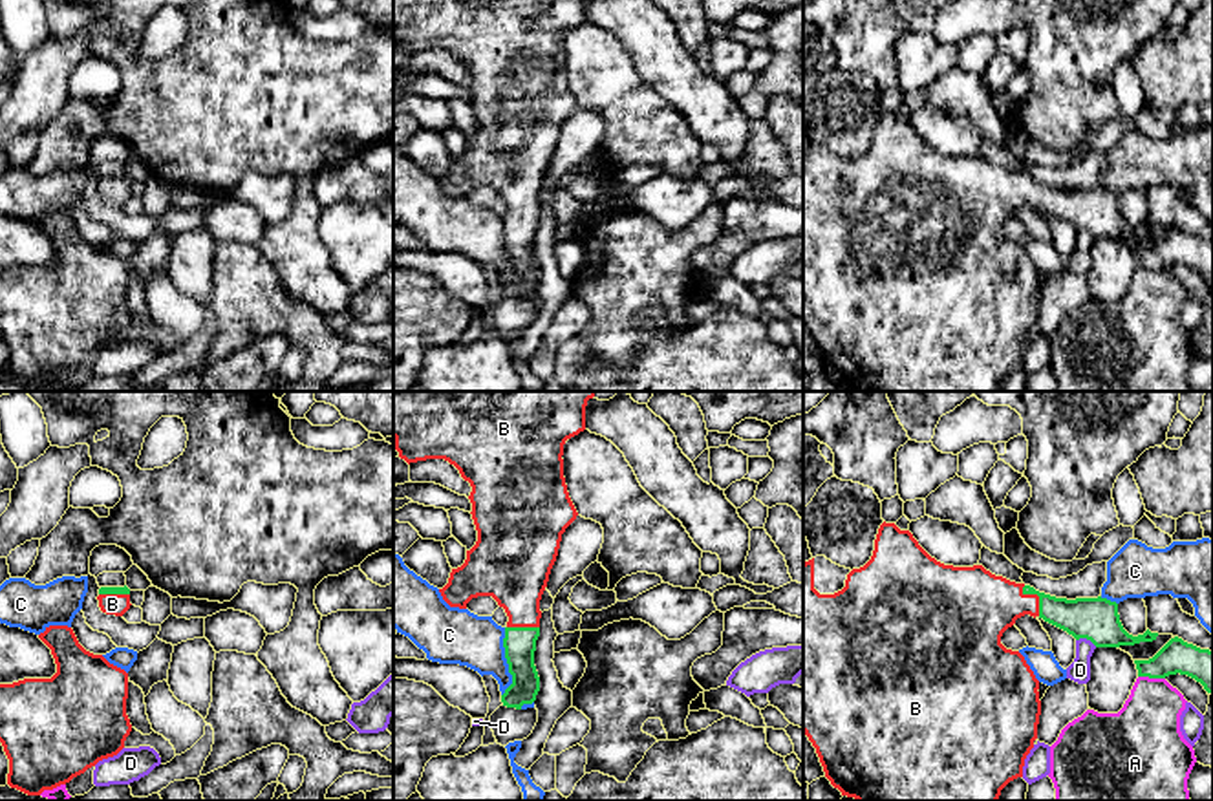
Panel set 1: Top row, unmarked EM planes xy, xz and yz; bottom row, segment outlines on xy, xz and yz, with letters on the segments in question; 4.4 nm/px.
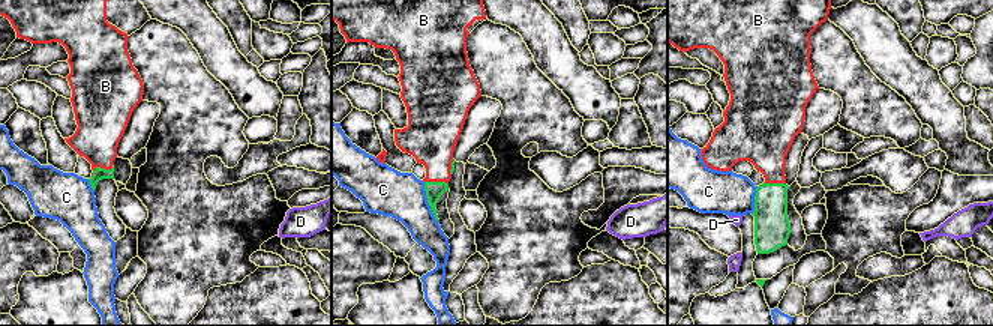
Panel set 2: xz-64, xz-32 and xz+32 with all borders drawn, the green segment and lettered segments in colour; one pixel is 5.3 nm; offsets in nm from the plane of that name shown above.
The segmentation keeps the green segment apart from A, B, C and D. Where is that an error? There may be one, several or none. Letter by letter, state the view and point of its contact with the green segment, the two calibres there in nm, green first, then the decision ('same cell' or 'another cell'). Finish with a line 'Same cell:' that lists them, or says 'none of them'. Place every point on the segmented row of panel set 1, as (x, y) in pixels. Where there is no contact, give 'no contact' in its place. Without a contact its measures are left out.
A: yz (1151, 677) | 150/300 nm | another cell
B: yz (1038, 595) | 180/300 nm | same cell
C: xz (507, 662) | 140/240 nm | another cell
D: yz (1087, 639) | 190/100 nm | another cell
Same cell: B

